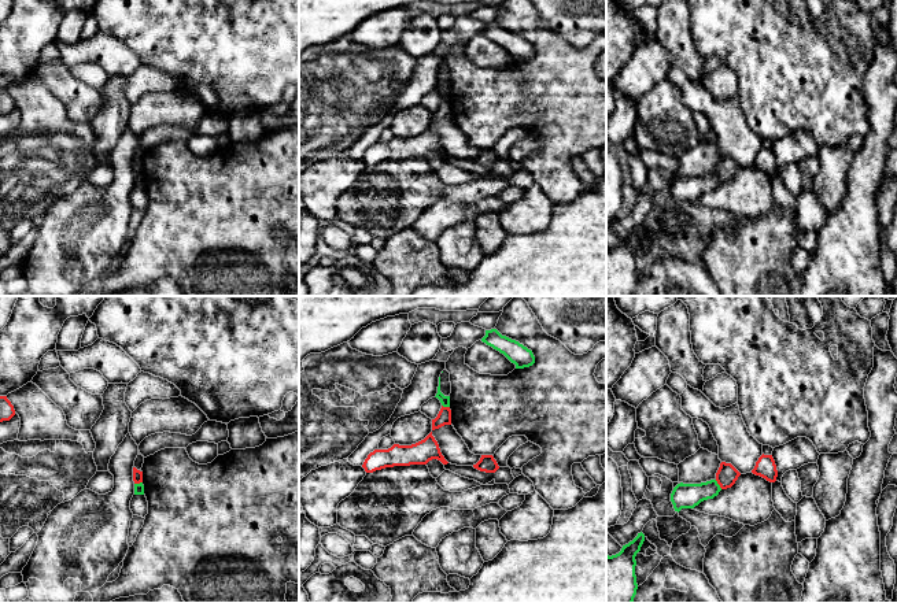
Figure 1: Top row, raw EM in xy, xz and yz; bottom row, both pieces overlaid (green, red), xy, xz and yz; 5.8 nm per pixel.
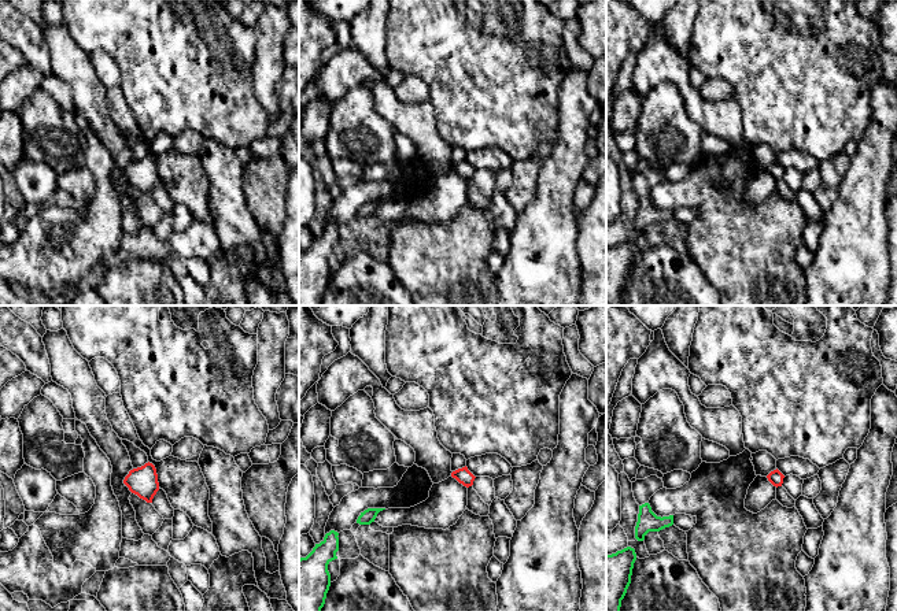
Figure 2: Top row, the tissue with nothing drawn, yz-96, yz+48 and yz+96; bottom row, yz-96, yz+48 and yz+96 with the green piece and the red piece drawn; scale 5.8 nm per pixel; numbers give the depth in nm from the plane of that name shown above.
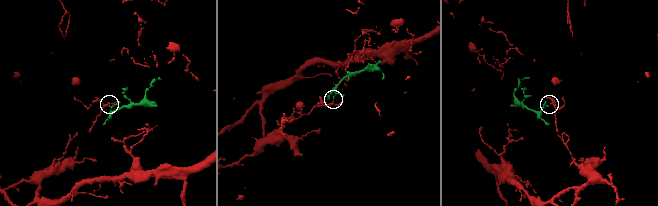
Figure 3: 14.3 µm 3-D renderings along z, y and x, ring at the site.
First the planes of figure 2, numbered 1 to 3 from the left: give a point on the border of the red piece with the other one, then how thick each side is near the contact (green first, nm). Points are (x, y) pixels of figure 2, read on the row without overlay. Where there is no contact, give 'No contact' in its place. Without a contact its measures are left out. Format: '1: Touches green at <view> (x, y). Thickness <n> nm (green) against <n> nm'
1: No contact
2: No contact
3: No contact

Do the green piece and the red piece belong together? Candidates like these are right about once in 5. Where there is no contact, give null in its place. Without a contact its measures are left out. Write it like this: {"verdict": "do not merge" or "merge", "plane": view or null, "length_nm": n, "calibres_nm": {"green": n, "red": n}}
{"verdict": "do not merge", "plane": "yz", "length_nm": 70, "calibres_nm": {"green": 140, "red": 120}}

